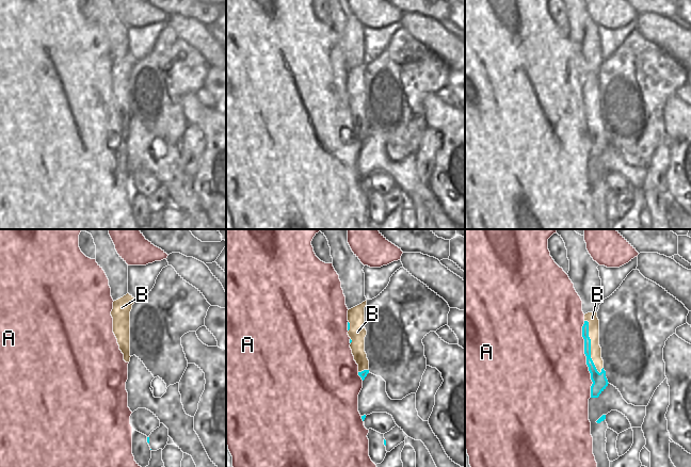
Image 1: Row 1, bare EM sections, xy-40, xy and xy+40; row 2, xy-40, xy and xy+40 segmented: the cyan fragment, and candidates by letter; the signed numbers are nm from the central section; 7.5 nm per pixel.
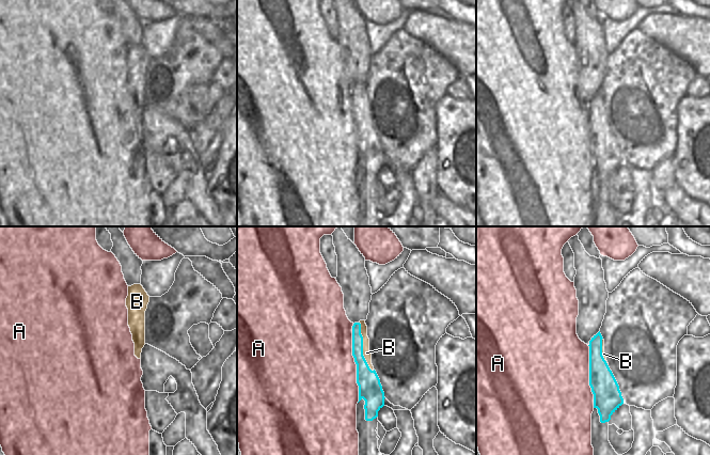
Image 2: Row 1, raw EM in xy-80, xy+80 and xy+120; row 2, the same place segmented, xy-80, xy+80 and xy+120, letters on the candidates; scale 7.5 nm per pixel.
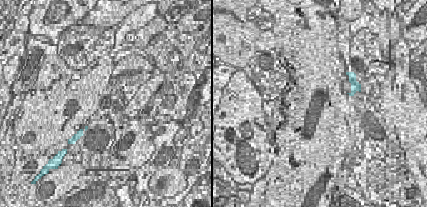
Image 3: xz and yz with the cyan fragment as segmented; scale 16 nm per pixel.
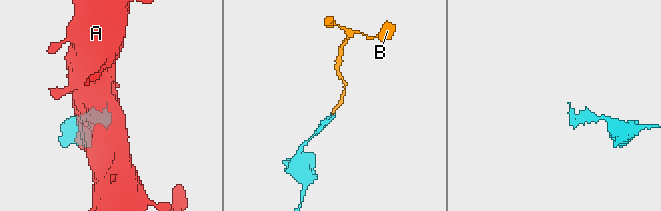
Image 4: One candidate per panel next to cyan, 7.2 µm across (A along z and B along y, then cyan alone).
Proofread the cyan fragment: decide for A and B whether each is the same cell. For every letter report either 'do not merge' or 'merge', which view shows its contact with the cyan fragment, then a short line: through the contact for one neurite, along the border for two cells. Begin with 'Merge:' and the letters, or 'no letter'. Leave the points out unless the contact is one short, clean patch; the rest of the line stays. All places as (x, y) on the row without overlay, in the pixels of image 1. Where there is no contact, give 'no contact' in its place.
Merge: no letter
A: do not merge | xy+40
B: do not merge | xy+40 | xy+40 (584, 81), (588, 83), (590, 118), (599, 134)

